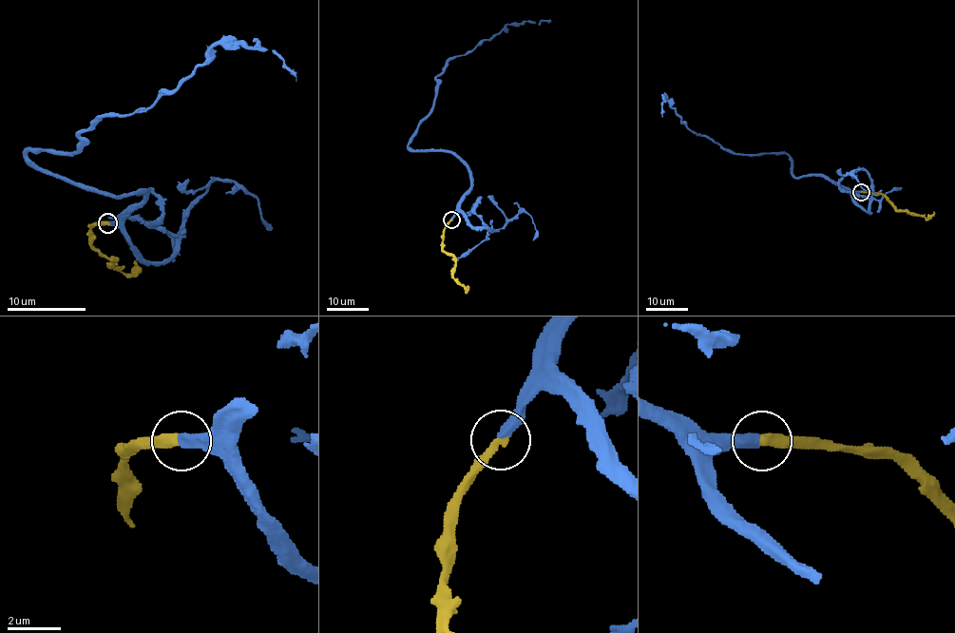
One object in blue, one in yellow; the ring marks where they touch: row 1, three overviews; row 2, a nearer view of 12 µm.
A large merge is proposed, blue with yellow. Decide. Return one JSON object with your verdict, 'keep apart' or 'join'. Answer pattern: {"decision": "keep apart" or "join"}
{"decision": "join"}

